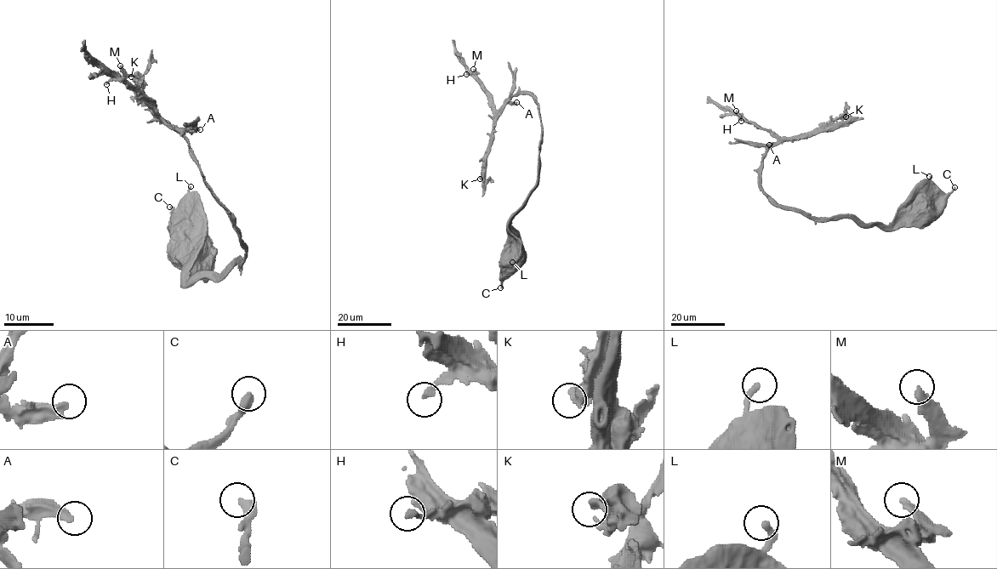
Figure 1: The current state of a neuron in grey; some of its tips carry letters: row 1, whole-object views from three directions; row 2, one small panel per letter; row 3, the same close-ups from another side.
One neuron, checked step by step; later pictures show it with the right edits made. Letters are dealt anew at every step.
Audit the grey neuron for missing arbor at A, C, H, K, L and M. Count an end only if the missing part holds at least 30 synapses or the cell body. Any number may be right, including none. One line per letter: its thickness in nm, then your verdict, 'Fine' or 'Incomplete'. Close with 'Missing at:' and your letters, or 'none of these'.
A: Thickness 380 nm. Fine
C: Thickness 420 nm. Fine
H: Thickness 200 nm. Fine
K: Thickness 400 nm. Fine
L: Thickness 260 nm. Fine
M: Thickness 320 nm. Fine
Missing at: none of these

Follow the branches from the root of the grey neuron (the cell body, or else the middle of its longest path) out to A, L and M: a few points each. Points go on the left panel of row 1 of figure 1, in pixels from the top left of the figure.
A: (190, 252), (188, 276), (221, 276), (246, 254), (235, 219), (208, 188), (184, 130), (200, 129)
L: (190, 252), (186, 260), (184, 258), (185, 229), (190, 186)
M: (190, 252), (188, 276), (221, 276), (246, 254), (235, 219), (208, 188), (190, 144), (123, 79), (120, 65)

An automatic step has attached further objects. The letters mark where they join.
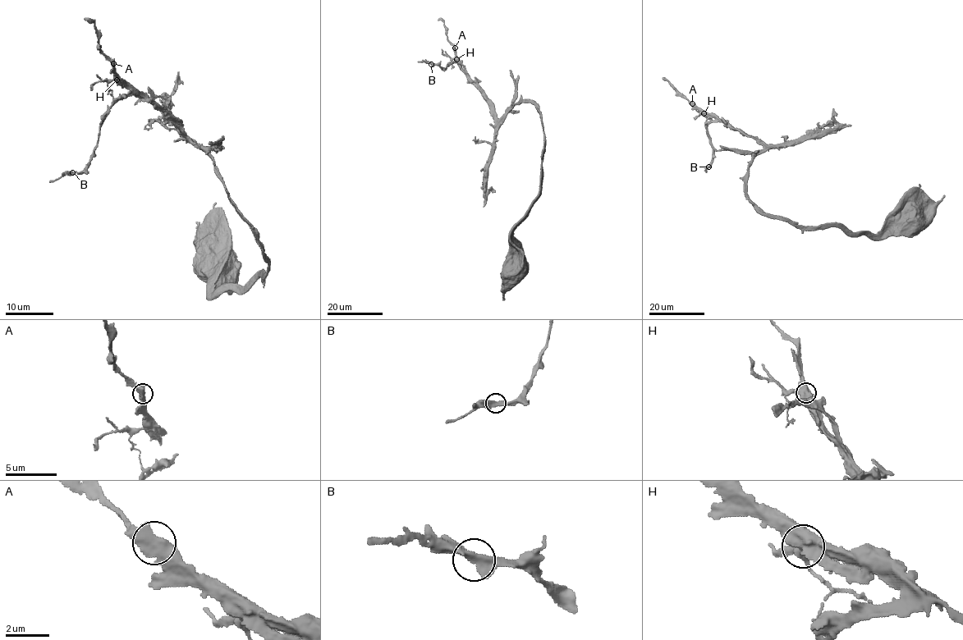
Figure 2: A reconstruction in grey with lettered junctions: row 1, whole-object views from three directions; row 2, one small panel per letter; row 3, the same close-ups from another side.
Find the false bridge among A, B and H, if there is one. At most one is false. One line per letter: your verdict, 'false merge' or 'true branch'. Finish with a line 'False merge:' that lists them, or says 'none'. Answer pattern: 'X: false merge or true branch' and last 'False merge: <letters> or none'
A: true branch
B: true branch
H: true branch
False merge: none

